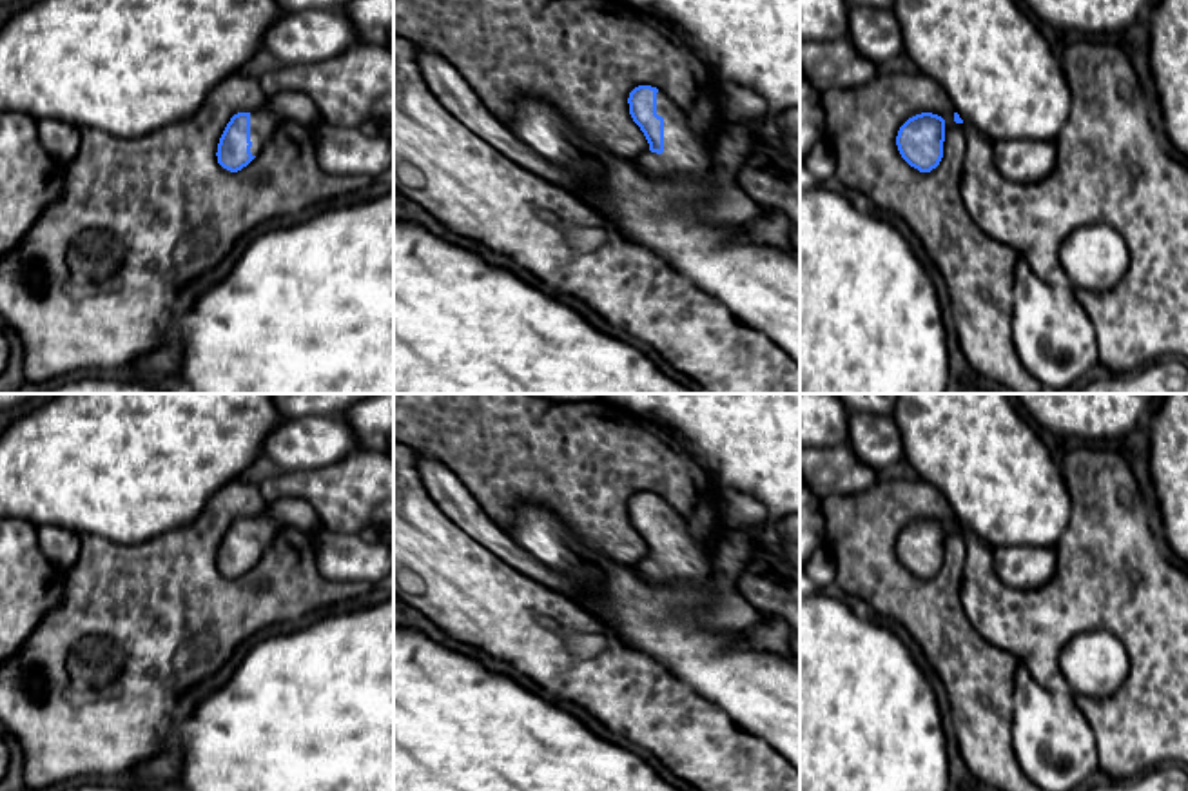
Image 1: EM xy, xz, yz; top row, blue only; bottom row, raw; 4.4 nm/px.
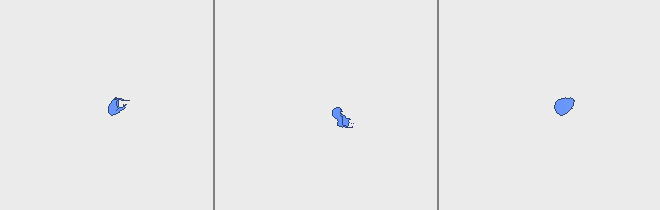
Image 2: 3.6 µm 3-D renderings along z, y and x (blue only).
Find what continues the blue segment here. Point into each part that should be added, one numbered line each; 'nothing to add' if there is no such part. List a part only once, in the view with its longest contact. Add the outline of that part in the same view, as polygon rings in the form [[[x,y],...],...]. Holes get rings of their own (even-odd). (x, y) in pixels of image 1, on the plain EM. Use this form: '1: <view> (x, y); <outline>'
1: xz (686, 559); [[[657,499],[657,521],[664,524],[664,559],[651,557],[637,562],[637,570],[649,581],[660,584],[698,584],[707,581],[715,568],[715,541],[698,541],[687,530],[684,519]]]

